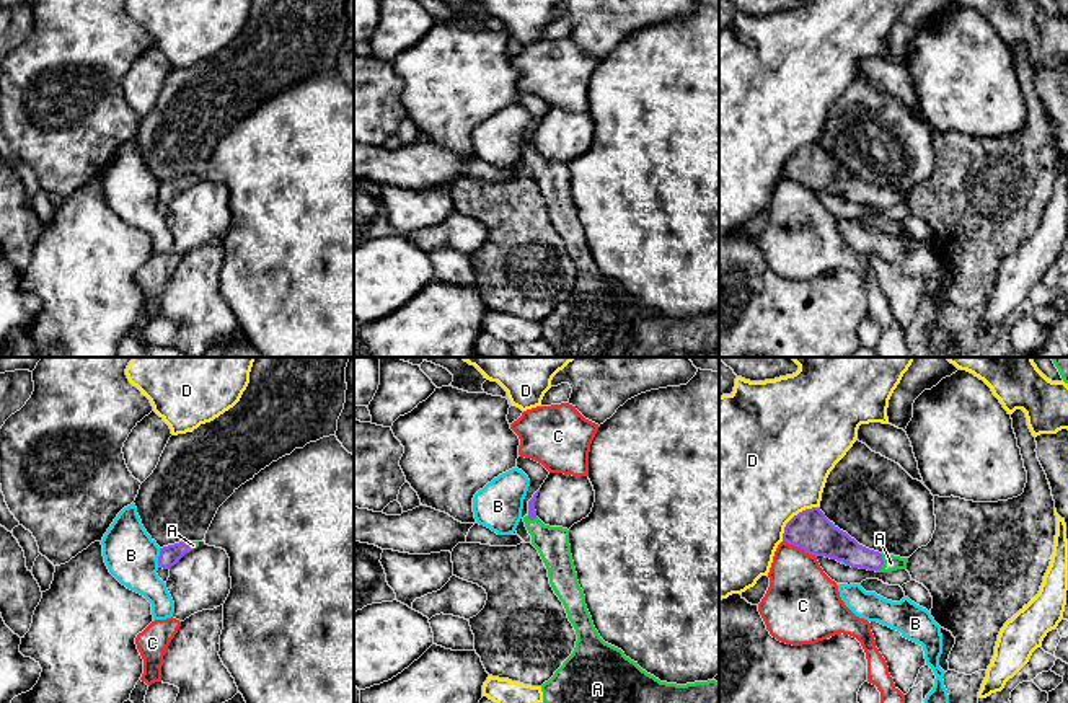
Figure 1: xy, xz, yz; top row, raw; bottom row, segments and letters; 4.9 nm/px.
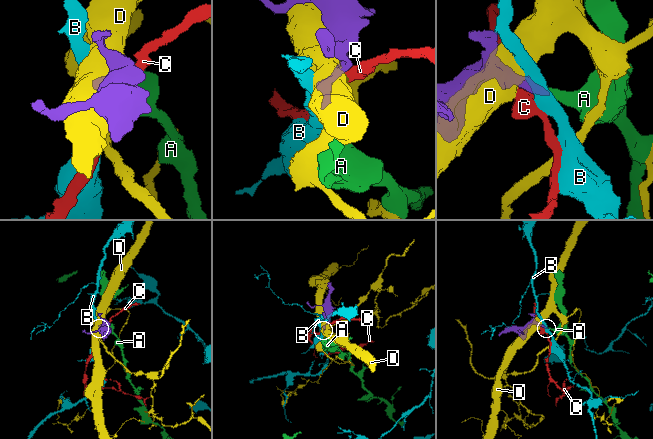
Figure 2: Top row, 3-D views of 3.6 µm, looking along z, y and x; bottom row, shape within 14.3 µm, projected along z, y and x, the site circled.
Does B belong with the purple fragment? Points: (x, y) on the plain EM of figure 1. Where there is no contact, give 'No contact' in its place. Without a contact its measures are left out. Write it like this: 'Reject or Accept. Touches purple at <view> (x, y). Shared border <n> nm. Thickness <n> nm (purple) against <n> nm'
Reject. Touches purple at xy (158, 193). Shared border 100 nm. Thickness 100 nm (purple) against 260 nm

